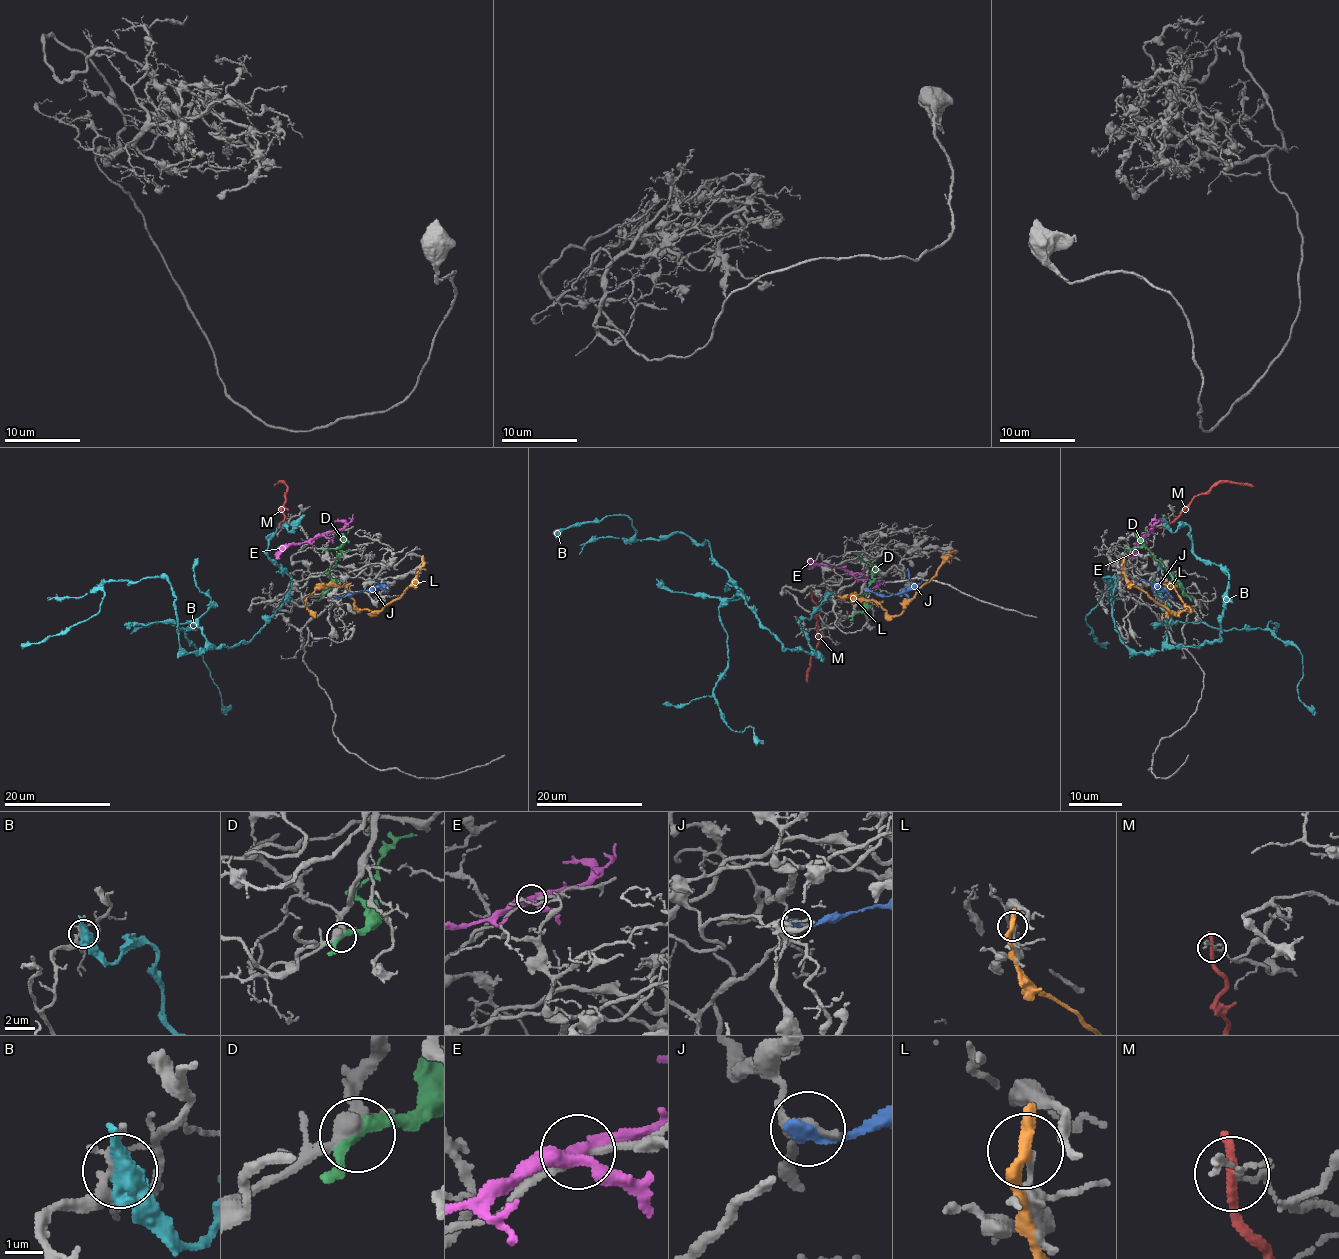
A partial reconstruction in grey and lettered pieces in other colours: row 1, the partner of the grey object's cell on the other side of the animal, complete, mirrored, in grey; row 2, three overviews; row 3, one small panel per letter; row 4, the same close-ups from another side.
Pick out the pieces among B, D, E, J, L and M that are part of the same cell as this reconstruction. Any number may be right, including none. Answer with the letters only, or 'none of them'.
none of them

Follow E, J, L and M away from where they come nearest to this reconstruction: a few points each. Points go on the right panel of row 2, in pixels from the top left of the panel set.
E: (1148, 534), (1136, 544), (1136, 550), (1129, 558)
J: (1160, 597), (1167, 593), (1139, 579)
L: (1123, 562), (1125, 577), (1151, 598), (1181, 613), (1187, 607), (1172, 586), (1165, 601), (1165, 618)
M: (1164, 525), (1169, 524), (1195, 497), (1206, 493), (1220, 482), (1253, 485)

